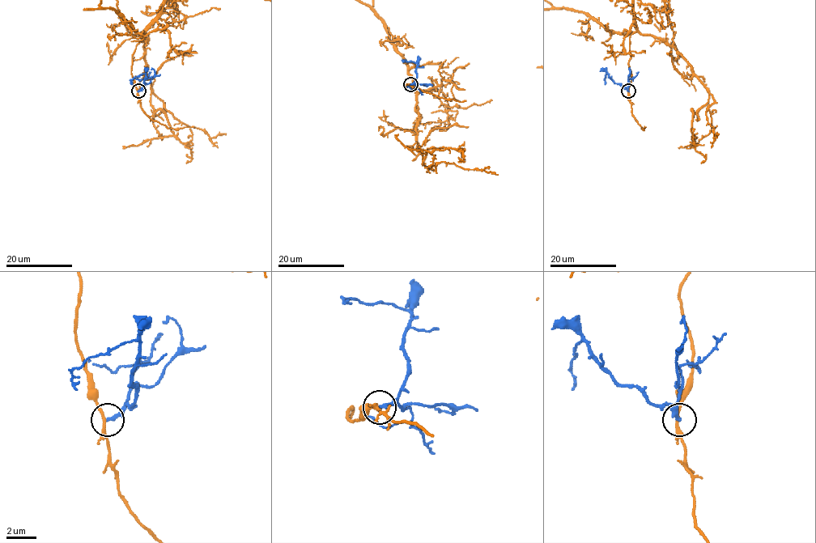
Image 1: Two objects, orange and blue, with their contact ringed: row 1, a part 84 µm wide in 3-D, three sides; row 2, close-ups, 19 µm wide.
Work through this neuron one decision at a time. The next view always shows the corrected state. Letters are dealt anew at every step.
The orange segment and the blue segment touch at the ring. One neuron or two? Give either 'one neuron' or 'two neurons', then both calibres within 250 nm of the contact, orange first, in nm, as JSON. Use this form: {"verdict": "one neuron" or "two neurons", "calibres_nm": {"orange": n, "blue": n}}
{"verdict": "two neurons", "calibres_nm": {"orange": 170, "blue": 240}}

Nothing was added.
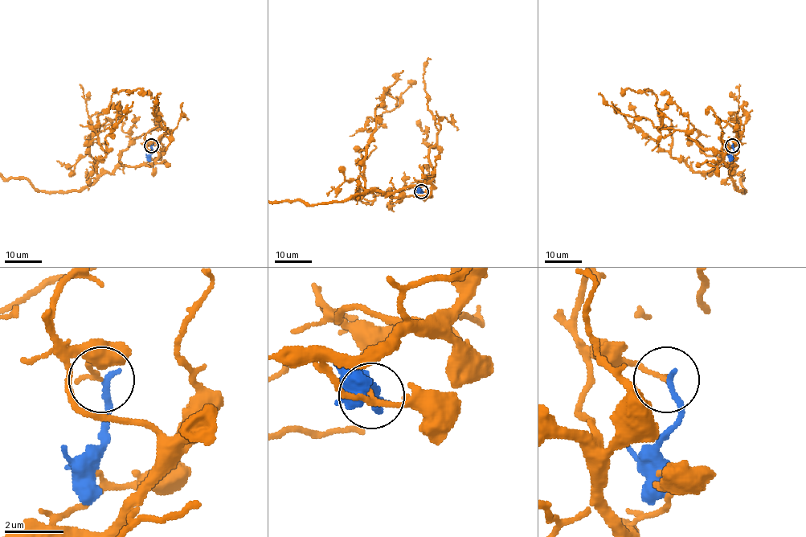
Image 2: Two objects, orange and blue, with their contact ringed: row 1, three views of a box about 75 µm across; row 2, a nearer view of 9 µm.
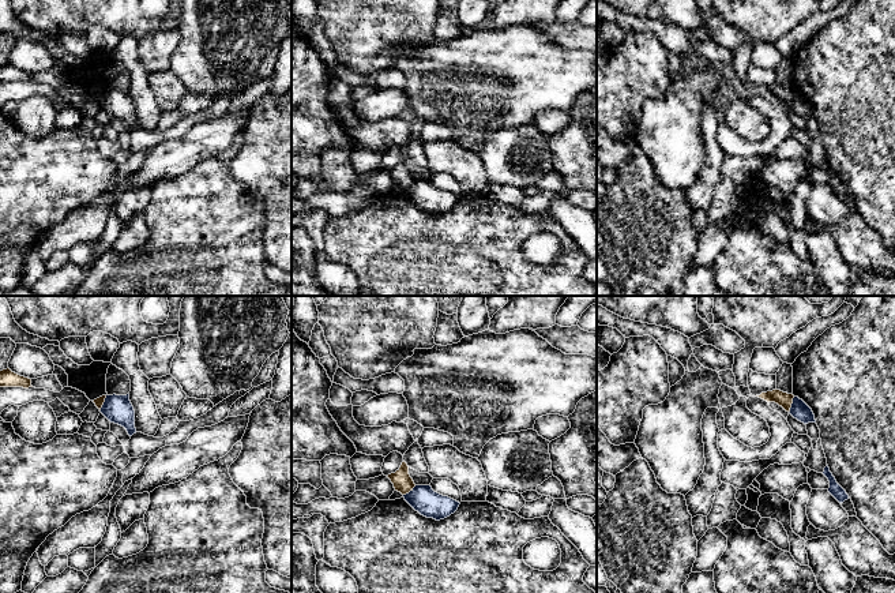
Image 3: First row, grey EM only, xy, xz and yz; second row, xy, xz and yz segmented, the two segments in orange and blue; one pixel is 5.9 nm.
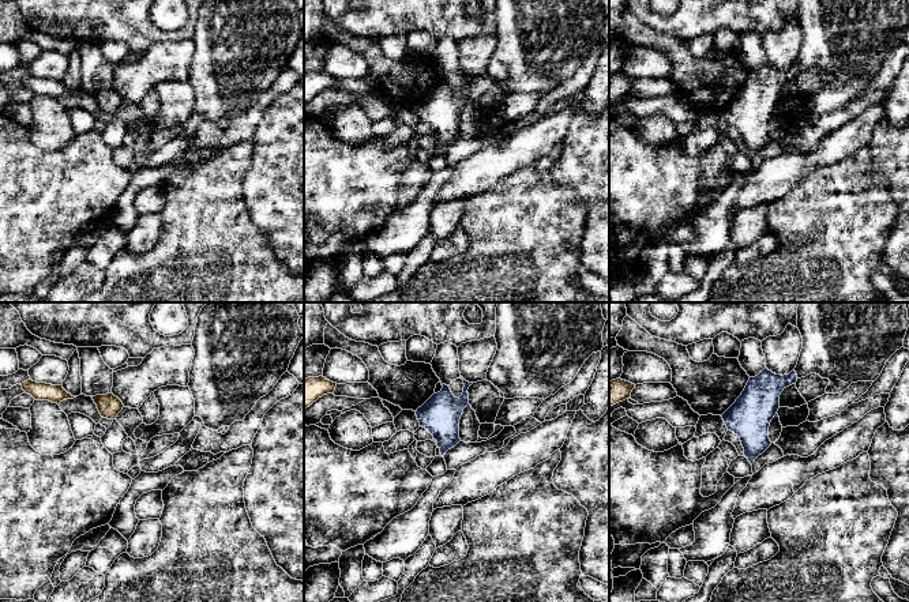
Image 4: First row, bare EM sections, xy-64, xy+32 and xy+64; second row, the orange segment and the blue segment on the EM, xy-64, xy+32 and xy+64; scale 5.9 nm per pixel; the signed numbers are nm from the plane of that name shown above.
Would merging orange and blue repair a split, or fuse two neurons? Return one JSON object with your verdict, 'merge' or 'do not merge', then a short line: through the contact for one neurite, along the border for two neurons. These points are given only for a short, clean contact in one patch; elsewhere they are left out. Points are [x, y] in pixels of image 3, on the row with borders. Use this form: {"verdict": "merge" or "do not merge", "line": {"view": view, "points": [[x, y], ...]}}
{"verdict": "do not merge"}

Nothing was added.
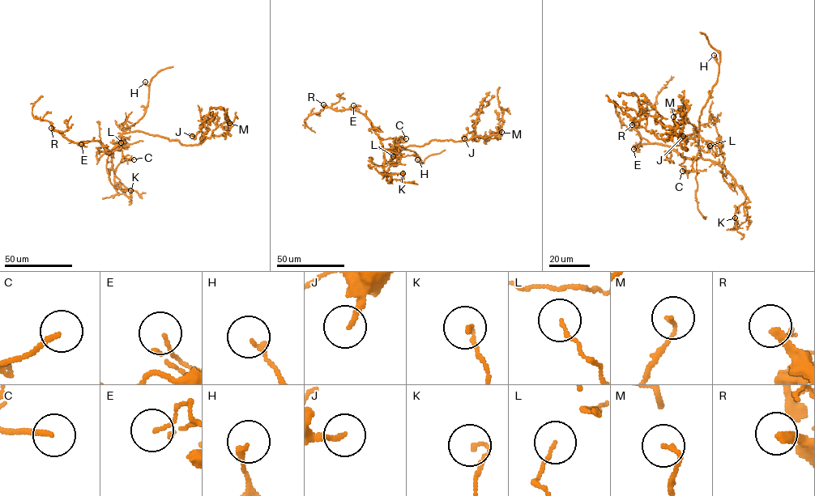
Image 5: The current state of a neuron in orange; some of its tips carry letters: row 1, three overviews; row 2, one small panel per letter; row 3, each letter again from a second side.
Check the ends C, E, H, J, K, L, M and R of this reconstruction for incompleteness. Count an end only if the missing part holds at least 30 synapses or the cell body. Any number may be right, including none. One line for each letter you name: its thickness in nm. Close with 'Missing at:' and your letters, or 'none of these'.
Missing at: none of these

